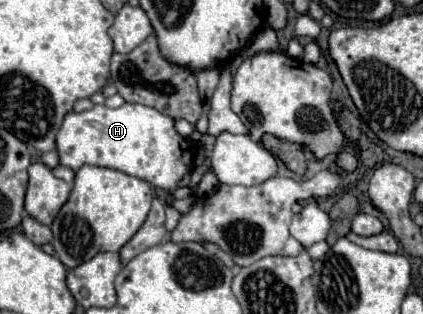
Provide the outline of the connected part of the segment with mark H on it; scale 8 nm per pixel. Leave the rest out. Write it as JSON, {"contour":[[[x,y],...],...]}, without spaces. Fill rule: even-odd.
{"contour":[[[124,104],[120,108],[108,108],[108,106],[94,106],[90,110],[84,112],[68,112],[64,116],[64,122],[58,130],[56,136],[56,150],[60,156],[60,164],[70,168],[70,170],[78,170],[84,164],[92,164],[92,166],[106,166],[106,168],[114,168],[120,172],[126,172],[130,176],[142,178],[158,188],[164,190],[176,190],[176,182],[186,176],[192,168],[192,144],[190,140],[182,138],[176,130],[174,130],[174,120],[156,112],[154,108],[142,106],[142,104]]]}

